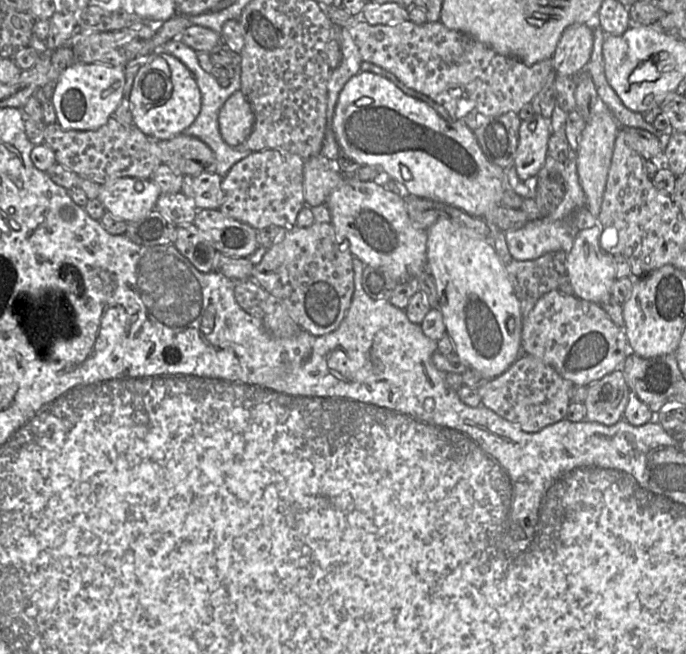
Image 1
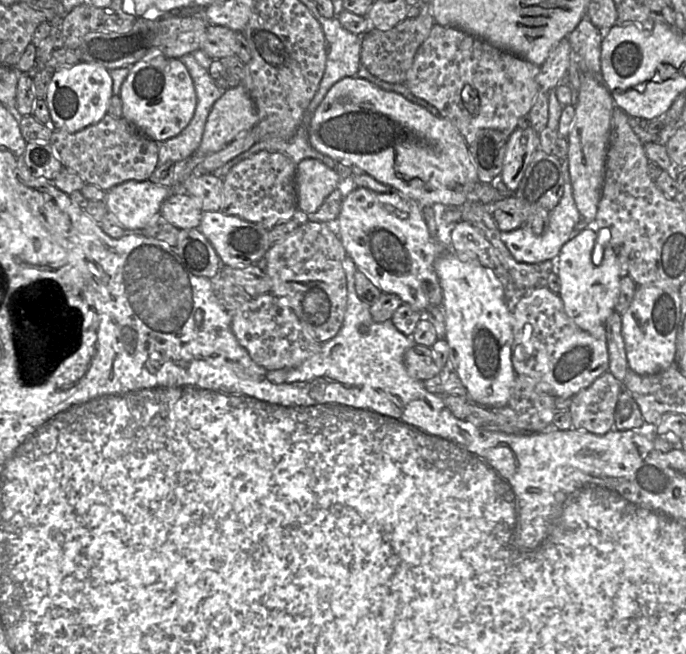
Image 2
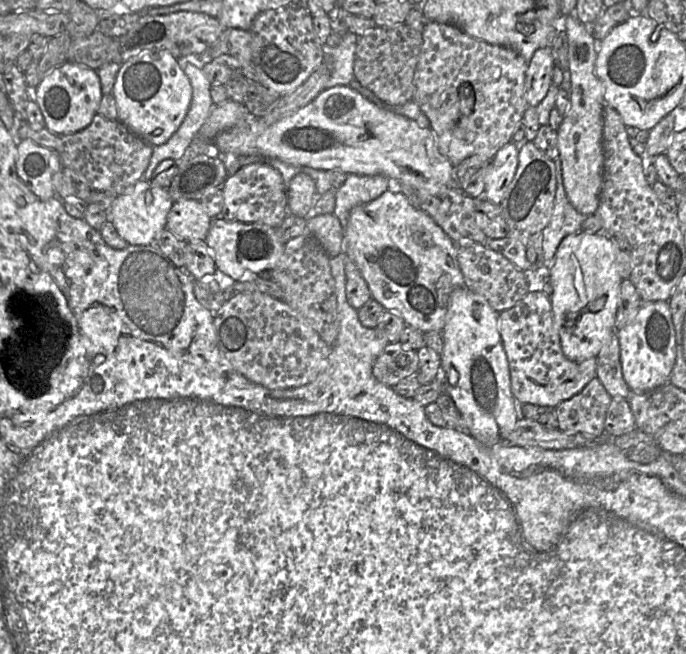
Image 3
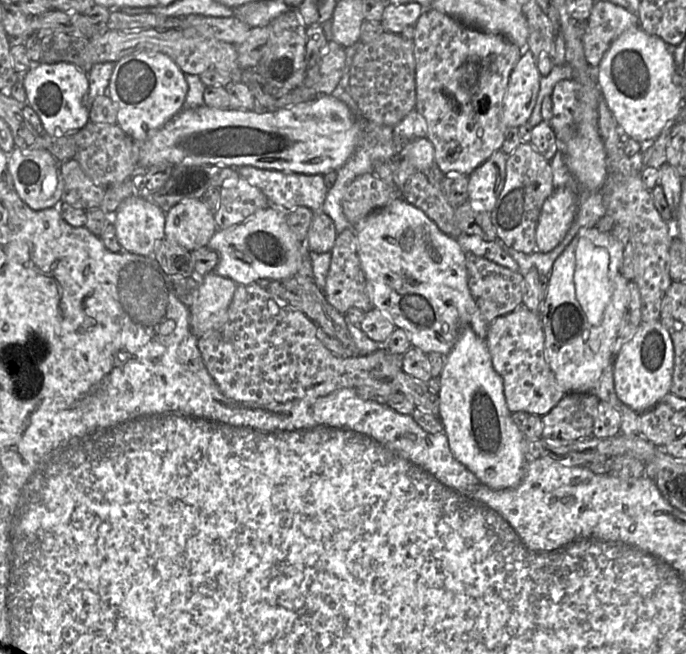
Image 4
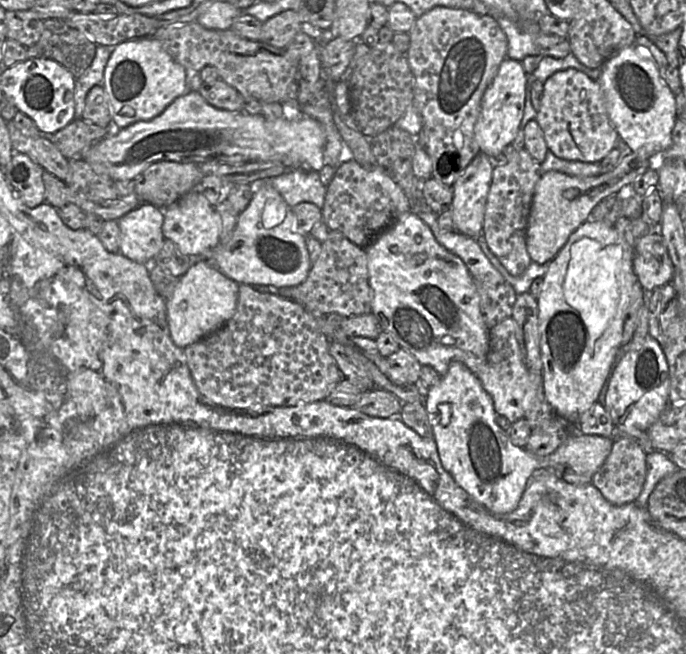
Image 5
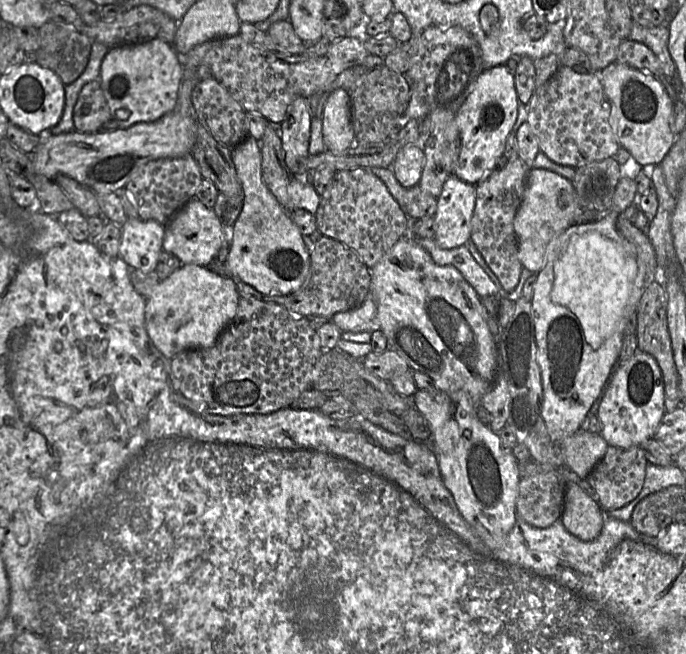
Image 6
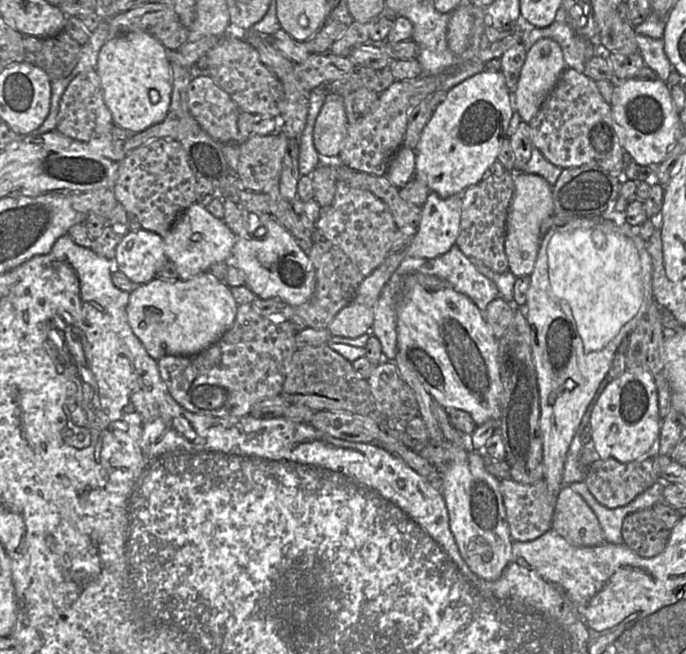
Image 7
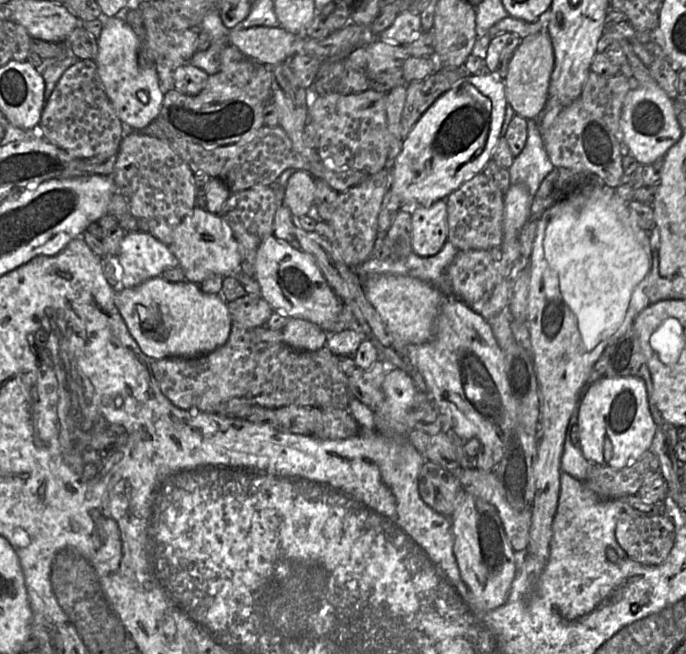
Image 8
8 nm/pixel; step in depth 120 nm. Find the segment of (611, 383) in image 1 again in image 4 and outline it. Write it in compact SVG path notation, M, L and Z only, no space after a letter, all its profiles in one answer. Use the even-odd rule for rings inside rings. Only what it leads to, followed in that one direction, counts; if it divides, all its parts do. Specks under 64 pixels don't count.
M567 393L558 404L542 416L542 438L575 441L593 435L599 397L589 393Z

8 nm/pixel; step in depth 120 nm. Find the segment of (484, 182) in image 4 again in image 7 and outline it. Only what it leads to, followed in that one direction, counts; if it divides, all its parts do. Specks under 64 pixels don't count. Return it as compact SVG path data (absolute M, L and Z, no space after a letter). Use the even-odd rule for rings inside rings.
M430 192L422 206L419 226L403 250L405 256L434 259L447 253L459 234L461 207L461 195L441 198Z

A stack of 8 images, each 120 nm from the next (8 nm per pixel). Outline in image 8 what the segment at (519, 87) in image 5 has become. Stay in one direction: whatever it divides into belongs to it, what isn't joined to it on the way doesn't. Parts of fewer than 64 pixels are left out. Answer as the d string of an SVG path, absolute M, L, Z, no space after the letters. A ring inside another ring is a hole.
M487 72L466 76L442 95L403 140L401 150L389 169L389 191L400 197L403 209L430 206L437 201L446 200L464 182L482 173L500 139L506 107L503 80Z

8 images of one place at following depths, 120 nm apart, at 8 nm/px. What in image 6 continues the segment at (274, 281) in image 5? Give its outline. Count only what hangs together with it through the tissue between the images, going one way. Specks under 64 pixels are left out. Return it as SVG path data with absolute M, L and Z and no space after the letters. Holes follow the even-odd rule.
M252 137L232 147L232 159L243 190L243 208L229 228L228 265L233 276L265 295L297 291L310 273L310 253L291 214L280 204L263 180L261 143Z

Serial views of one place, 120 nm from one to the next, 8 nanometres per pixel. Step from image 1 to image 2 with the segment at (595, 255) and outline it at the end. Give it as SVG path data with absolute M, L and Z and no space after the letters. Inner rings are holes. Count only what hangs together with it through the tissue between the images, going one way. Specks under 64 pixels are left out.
M592 229L584 230L576 237L568 240L562 247L556 258L556 273L560 280L559 296L563 302L566 314L575 324L598 339L605 339L605 322L616 311L615 306L620 290L620 276L618 273L618 260L612 243L602 246L602 261L599 265L594 264L592 254L597 243L597 233Z

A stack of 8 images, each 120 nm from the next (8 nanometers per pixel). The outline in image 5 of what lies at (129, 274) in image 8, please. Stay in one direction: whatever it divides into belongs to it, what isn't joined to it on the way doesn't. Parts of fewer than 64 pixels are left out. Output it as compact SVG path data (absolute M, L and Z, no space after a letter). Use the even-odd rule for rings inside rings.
M142 203L117 220L120 230L119 252L138 263L150 265L162 248L164 210Z

